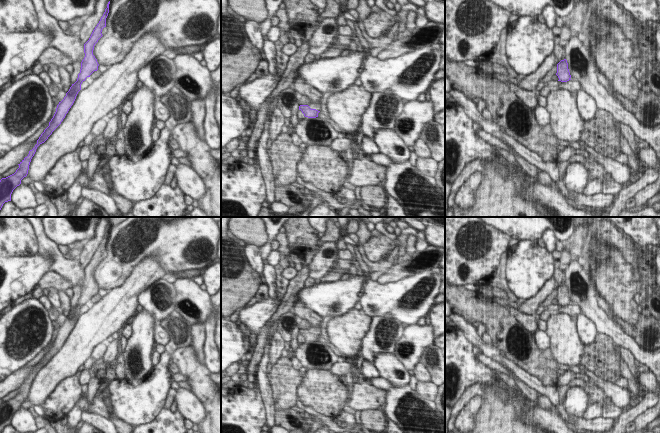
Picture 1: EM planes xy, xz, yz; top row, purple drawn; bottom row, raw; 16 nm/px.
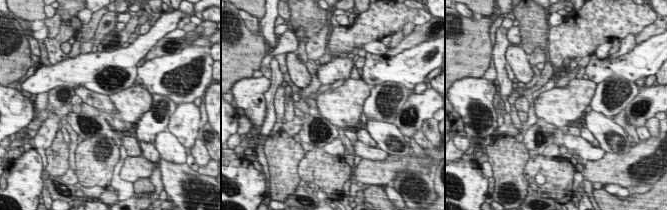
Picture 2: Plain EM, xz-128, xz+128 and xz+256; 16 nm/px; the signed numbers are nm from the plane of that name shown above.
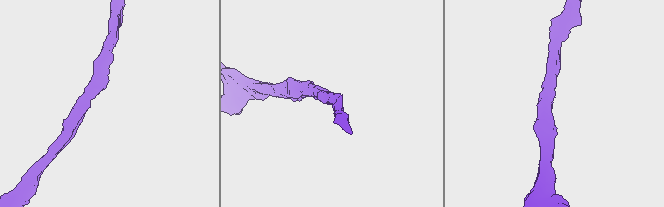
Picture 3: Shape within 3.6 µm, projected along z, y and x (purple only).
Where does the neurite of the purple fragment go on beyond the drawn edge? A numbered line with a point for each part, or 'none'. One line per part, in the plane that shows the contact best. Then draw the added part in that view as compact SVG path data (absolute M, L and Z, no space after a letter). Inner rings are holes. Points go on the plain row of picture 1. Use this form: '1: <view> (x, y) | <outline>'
1: xz (317, 329) | M316 326L316 327L310 327L308 329L311 333L316 333L318 335L321 335L321 326Z

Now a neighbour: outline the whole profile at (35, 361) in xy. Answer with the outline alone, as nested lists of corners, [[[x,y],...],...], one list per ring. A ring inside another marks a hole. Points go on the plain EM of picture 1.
[[[51,343],[45,347],[40,353],[38,353],[36,355],[36,357],[34,359],[32,359],[31,361],[29,361],[26,366],[27,367],[34,367],[37,366],[37,364],[39,363],[39,361],[41,360],[41,358],[44,356],[44,354],[49,350],[49,346],[51,345]]]

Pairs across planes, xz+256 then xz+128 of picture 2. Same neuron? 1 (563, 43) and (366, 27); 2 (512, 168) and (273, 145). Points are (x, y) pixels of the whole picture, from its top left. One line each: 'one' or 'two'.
1: one
2: one

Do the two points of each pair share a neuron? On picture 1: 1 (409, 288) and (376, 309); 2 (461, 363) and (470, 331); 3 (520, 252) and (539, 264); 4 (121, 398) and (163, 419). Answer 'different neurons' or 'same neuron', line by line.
1: same neuron
2: different neurons
3: same neuron
4: different neurons

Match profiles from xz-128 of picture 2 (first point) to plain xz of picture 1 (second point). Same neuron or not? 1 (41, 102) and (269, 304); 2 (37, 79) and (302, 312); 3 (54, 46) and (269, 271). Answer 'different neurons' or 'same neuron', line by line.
1: different neurons
2: different neurons
3: different neurons

